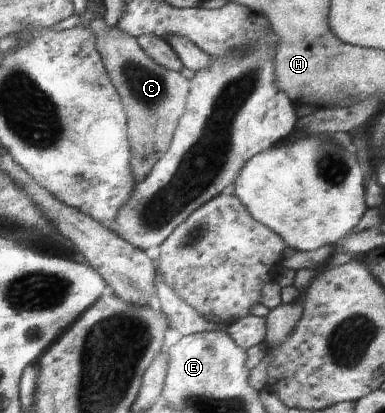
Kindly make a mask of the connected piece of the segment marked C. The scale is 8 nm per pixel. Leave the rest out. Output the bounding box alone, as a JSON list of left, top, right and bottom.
[88,16,189,183]

